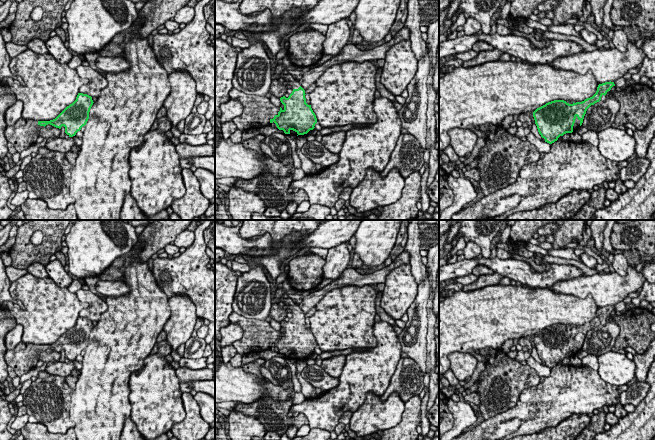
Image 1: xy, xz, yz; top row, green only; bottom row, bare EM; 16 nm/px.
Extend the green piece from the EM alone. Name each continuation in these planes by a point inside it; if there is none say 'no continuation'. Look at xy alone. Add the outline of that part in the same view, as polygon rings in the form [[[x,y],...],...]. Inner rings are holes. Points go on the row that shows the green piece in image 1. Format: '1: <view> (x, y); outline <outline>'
1: xy (23, 133); outline [[[21,117],[13,126],[6,126],[5,137],[16,151],[21,153],[36,143],[39,136],[37,132],[42,128],[44,126],[40,126],[37,120],[26,120]]]

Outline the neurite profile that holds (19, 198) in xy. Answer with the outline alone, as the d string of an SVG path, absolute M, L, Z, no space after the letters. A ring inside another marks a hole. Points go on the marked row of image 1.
M27 190L23 192L16 192L15 196L11 200L11 204L18 207L21 206L28 199L29 192Z

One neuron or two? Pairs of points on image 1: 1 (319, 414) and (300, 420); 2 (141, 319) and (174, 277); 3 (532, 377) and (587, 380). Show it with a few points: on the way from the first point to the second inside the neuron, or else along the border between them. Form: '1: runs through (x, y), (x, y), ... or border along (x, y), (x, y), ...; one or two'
1: border along (304, 414), (308, 423); two
2: border along (151, 271), (156, 284), (165, 293), (168, 300); two
3: border along (540, 377), (536, 385), (526, 387), (521, 392); two

